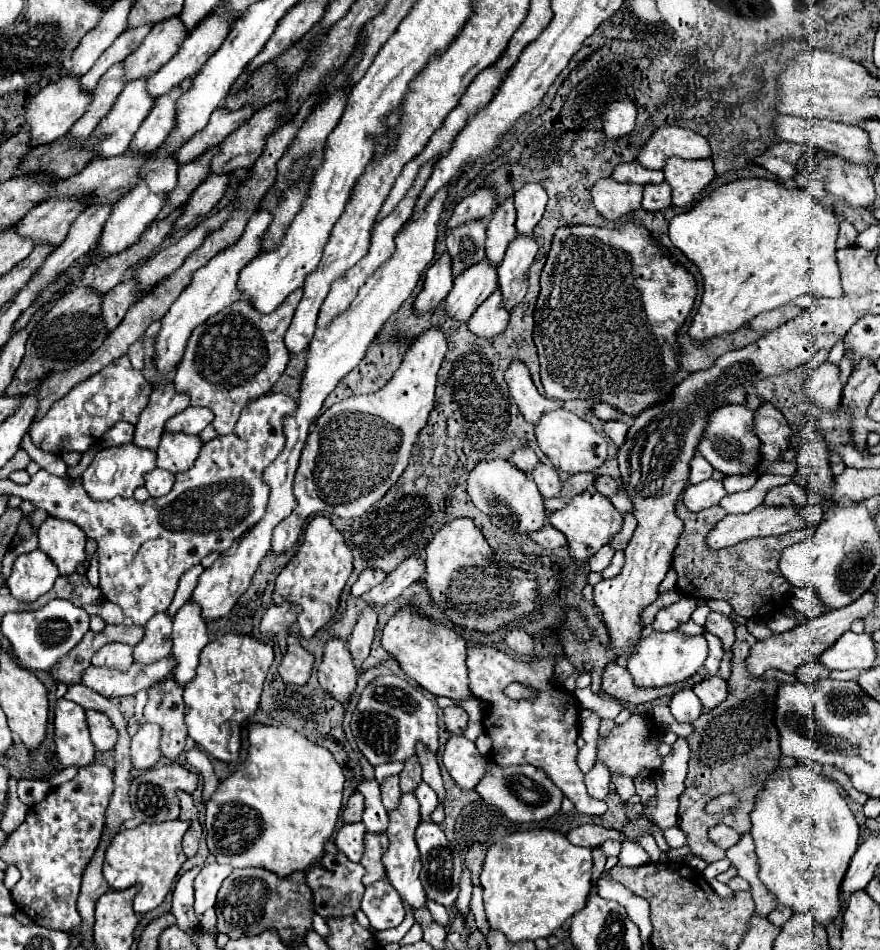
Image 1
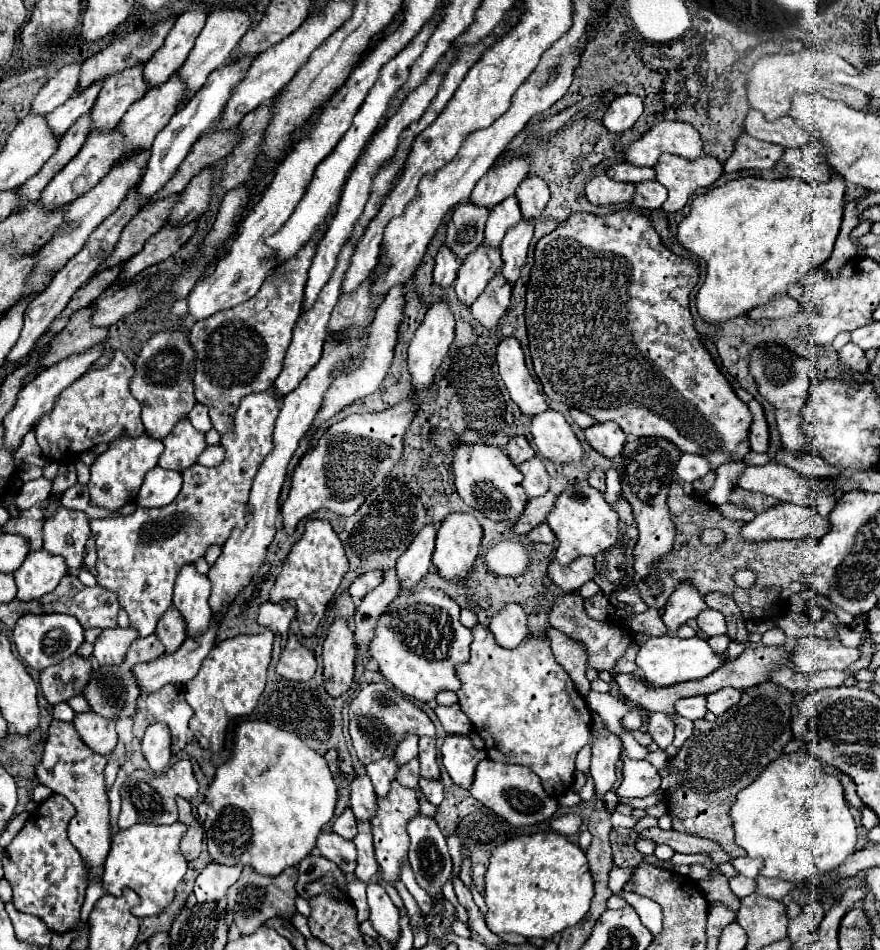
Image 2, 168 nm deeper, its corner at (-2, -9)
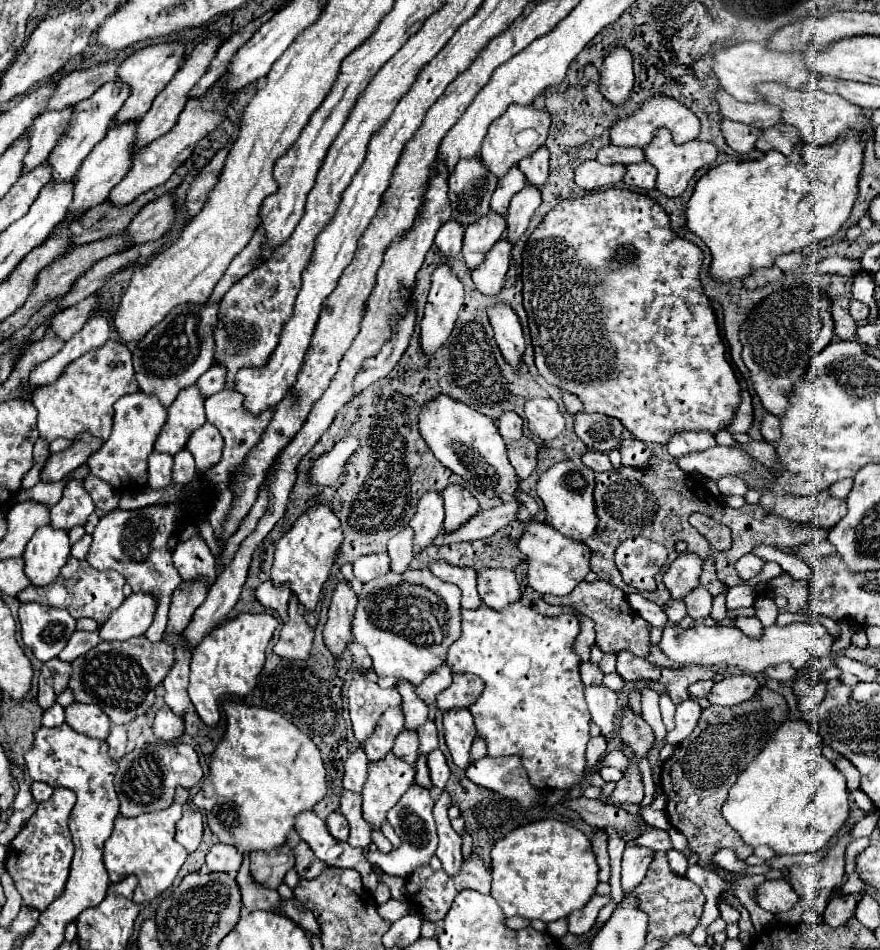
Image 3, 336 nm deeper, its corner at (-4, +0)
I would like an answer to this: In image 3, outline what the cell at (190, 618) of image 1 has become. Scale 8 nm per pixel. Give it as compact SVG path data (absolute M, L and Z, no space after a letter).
M195 534L189 540L179 542L173 552L173 562L183 580L197 580L203 576L215 582L217 578L215 556L211 554L201 534Z

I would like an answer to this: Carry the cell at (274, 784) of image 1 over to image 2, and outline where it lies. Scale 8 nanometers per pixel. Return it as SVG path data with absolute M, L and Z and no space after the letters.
M243 721L235 729L235 747L231 759L215 773L205 801L199 805L199 821L207 835L209 855L215 863L245 865L261 875L275 877L287 867L299 865L317 845L317 837L333 819L337 803L337 785L325 757L307 747L297 735L279 731L267 721Z

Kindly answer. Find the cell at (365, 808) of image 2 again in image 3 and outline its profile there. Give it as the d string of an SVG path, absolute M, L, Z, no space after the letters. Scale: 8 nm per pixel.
M357 748L357 750L351 752L349 758L345 760L343 788L361 792L361 786L365 784L365 774L367 774L367 756L365 756L363 748Z

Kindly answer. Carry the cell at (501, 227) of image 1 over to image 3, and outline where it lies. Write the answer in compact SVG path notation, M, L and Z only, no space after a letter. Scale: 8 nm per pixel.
M513 166L497 184L497 190L491 198L491 208L497 210L499 214L505 214L509 208L509 202L517 190L525 186L525 174L519 170L519 166Z

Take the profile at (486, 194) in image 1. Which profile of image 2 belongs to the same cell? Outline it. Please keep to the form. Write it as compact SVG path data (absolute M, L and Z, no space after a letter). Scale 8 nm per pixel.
M509 159L497 169L489 169L485 177L481 177L471 193L471 203L477 207L493 209L503 199L511 197L517 185L527 177L527 159Z

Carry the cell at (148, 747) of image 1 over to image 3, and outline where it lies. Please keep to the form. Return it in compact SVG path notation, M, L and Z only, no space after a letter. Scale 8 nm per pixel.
M163 706L157 710L153 732L163 740L163 742L173 742L185 732L183 716L177 716L169 706Z

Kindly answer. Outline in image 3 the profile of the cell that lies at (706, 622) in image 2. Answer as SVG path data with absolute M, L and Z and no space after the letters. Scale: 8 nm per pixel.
M697 586L695 590L691 590L691 592L685 596L687 614L689 614L693 620L709 618L709 614L711 614L711 602L713 602L713 596L711 596L703 586Z

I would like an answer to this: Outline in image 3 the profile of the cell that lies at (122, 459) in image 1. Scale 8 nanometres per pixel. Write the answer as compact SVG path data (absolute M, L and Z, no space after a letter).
M137 390L135 394L129 394L125 398L119 398L115 402L115 418L113 418L113 430L107 442L101 446L93 458L89 458L89 468L95 476L111 484L117 492L127 490L145 490L147 488L147 458L153 452L153 444L157 440L157 434L161 426L165 424L167 408L161 406L155 394L145 394Z

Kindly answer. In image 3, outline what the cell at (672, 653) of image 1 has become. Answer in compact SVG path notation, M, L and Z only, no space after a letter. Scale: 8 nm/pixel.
M795 622L787 626L769 626L763 630L761 638L749 638L739 628L727 628L727 626L707 626L699 624L693 628L681 628L681 626L667 626L663 630L663 638L659 642L659 648L679 664L699 664L699 666L735 666L743 672L761 674L769 666L777 664L791 664L795 670L809 664L813 654L819 654L821 658L831 656L831 634L821 624L811 622Z

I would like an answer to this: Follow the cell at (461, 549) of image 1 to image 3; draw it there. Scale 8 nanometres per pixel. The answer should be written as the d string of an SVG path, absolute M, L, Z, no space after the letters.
M449 484L443 492L445 502L445 530L451 532L467 522L479 510L479 502L471 496L471 492L461 484Z

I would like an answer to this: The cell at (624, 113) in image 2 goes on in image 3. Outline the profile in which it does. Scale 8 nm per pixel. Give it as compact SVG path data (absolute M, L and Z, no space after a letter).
M615 46L601 62L599 92L613 104L629 98L633 88L633 56L625 46Z

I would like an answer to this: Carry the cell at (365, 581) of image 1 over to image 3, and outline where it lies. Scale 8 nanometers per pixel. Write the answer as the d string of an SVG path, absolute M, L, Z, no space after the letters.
M381 552L381 554L369 554L369 556L363 556L361 560L357 560L353 564L353 572L355 572L355 578L359 582L369 582L385 572L389 572L391 566L389 566L389 554L387 552Z

